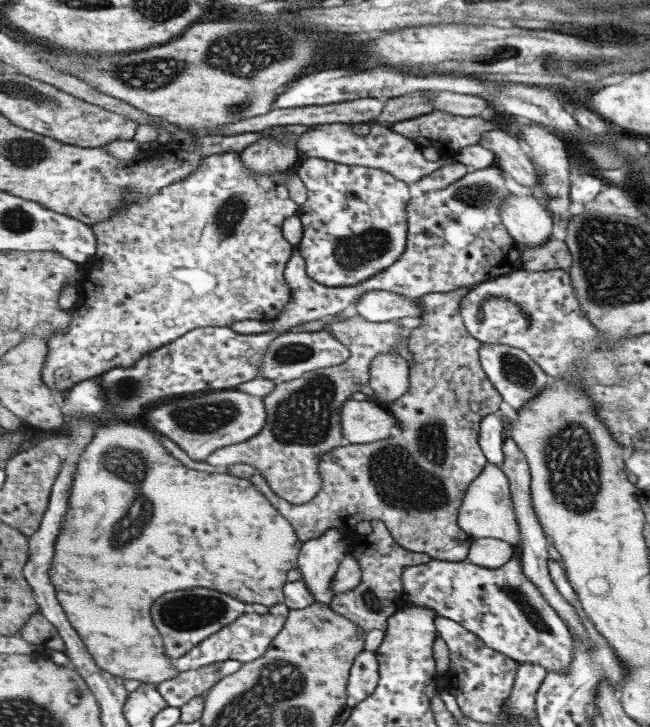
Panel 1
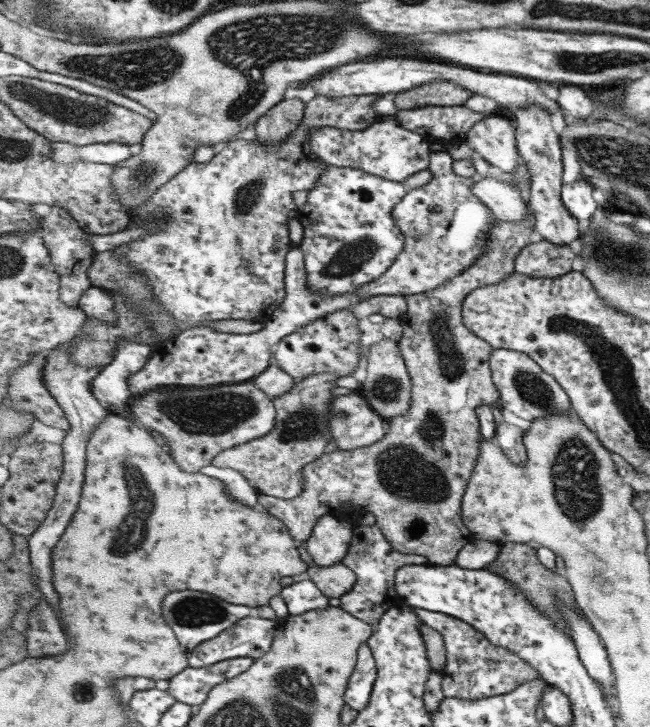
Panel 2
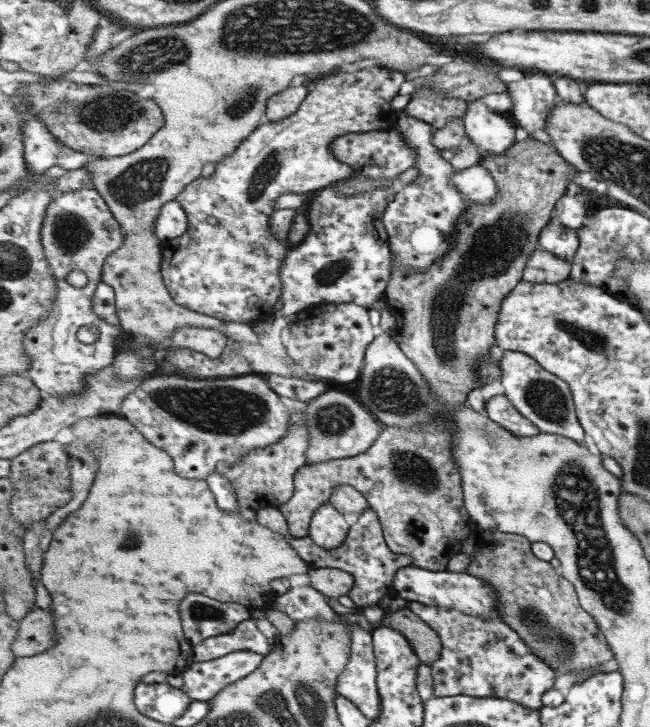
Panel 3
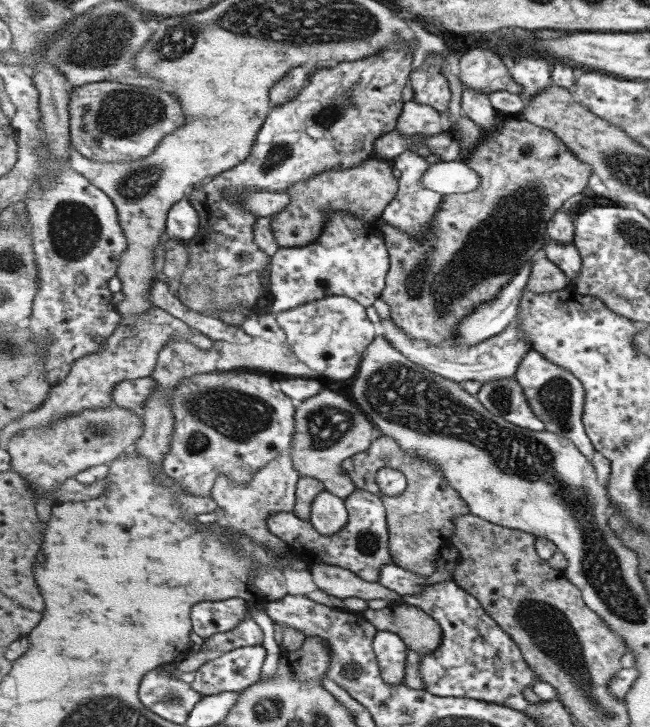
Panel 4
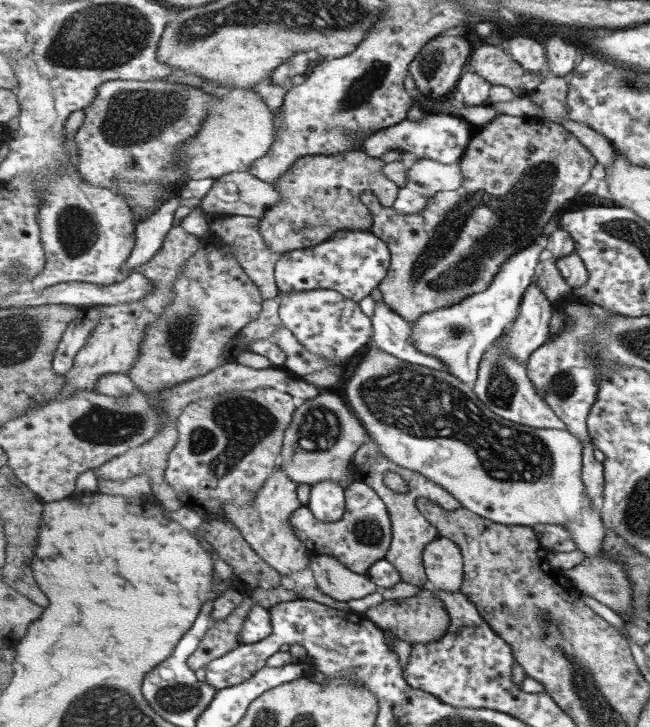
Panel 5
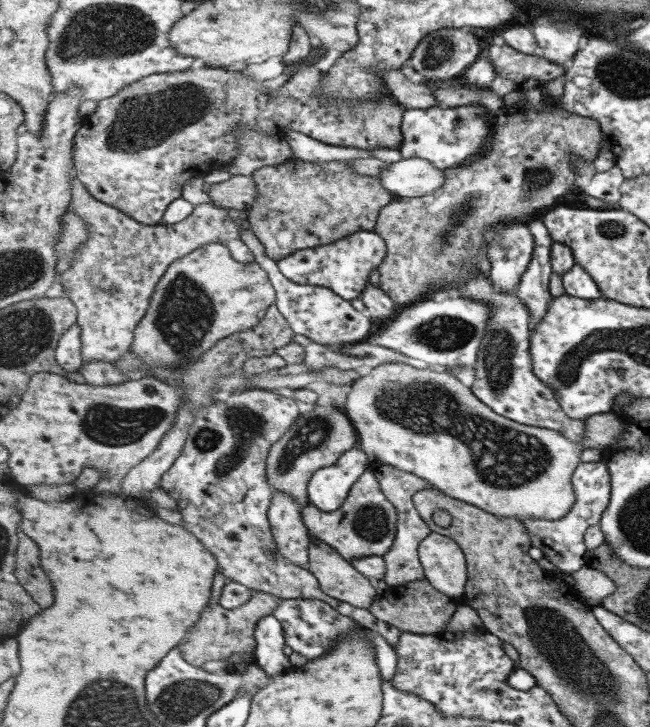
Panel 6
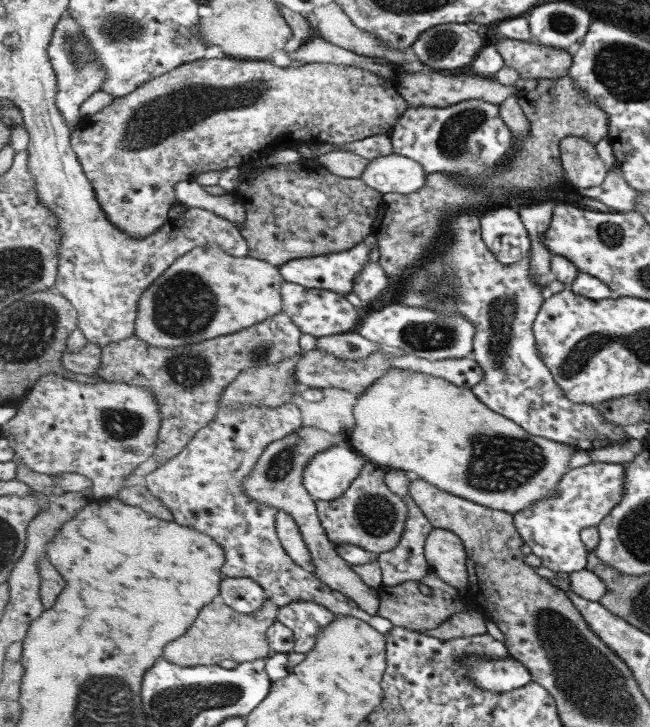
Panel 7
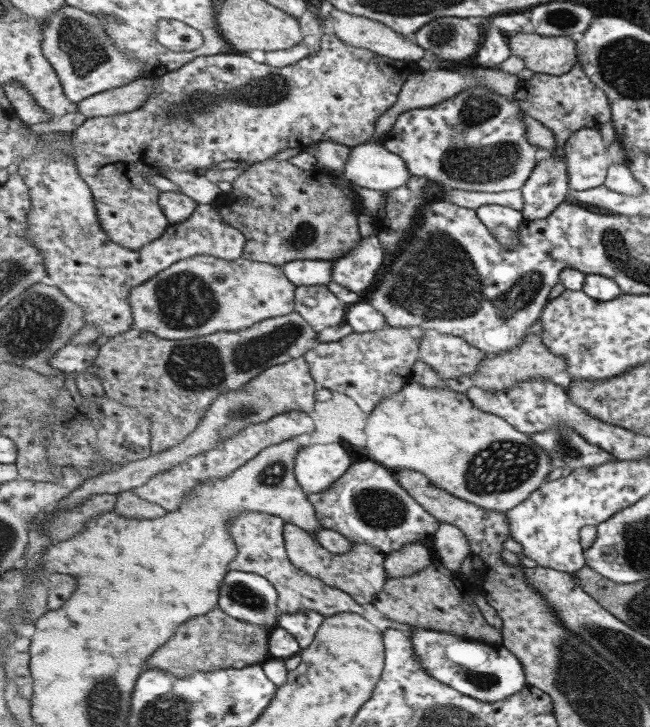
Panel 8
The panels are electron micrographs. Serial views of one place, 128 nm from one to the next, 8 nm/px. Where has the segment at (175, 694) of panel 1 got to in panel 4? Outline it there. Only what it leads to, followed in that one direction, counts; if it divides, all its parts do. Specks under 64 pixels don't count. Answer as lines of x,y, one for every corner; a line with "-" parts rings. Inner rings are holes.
264,644
242,646
224,655
215,655
196,670
191,686
203,696
243,692
261,679
267,655

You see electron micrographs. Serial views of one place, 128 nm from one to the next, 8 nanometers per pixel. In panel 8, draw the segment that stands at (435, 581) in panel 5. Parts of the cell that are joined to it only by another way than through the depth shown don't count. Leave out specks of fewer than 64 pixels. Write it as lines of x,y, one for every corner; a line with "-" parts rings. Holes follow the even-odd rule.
441,522
433,536
434,561
439,561
453,572
461,572
462,562
472,553
469,540
455,525

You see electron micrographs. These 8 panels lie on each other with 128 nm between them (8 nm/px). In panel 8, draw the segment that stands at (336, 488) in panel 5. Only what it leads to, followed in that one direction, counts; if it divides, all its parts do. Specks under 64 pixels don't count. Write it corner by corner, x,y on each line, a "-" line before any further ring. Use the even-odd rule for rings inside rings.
311,442
297,455
297,481
311,493
323,493
335,486
357,461
355,452
346,445

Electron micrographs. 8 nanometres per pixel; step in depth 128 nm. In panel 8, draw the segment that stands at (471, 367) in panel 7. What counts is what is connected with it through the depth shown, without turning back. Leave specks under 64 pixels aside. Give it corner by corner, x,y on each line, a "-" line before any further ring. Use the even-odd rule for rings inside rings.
539,318
535,324
533,324
527,341
523,341
520,345
517,345
511,352
482,360
477,372
471,376
441,378
440,374
437,374
437,371
432,366
429,366
429,363
419,359
413,367
414,380
423,383
423,385
428,388
446,388
447,390
467,393
469,390
474,390
475,388
486,390
487,392
510,392
510,390
515,388
522,380
553,378
555,374
561,374
561,372
567,370
568,360
561,355
556,355
549,346
544,343
544,338
542,337
543,331
544,326
541,318

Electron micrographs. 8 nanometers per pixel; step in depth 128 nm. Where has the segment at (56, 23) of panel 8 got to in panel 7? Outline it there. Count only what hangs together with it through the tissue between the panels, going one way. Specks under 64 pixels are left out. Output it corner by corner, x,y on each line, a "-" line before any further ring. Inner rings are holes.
66,13
56,26
48,53
50,54
53,68
56,70
59,83
57,106
66,118
69,126
76,128
82,120
81,105
103,89
107,76
106,70
96,61
98,56
94,53
90,42
82,33
79,21

